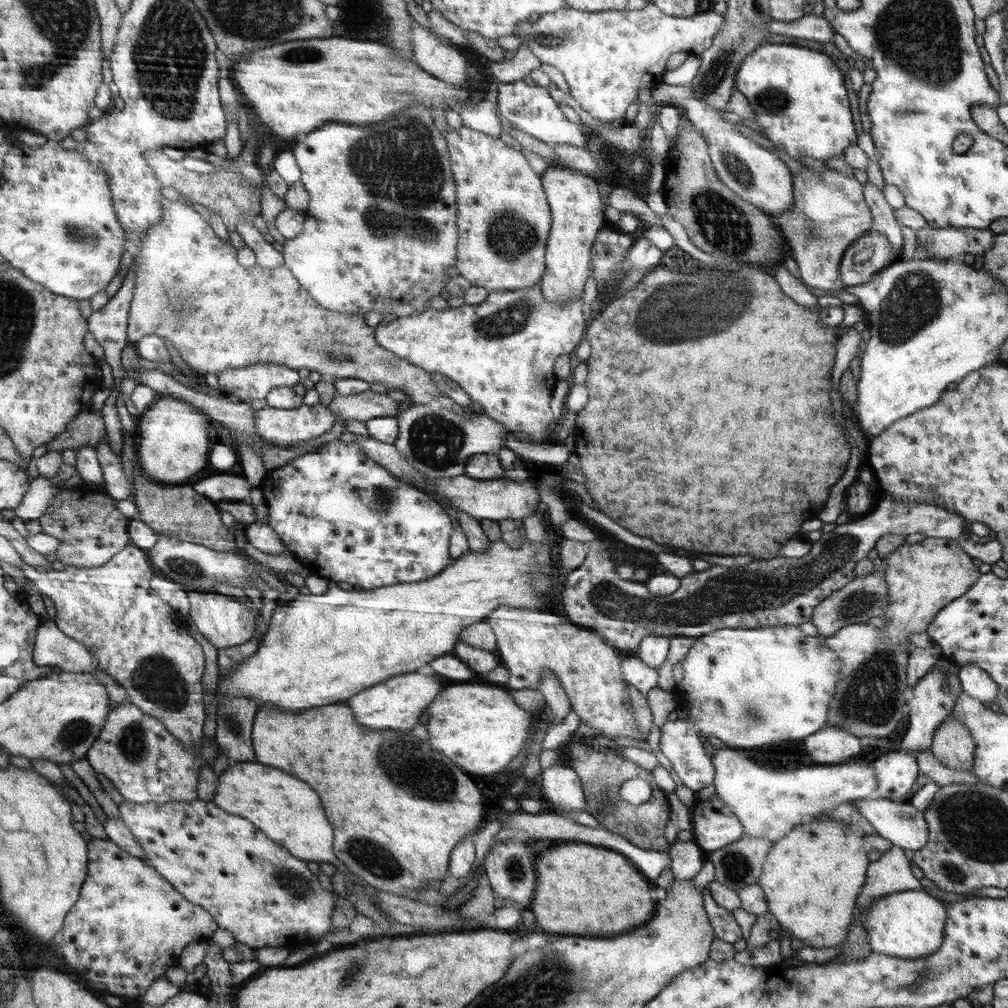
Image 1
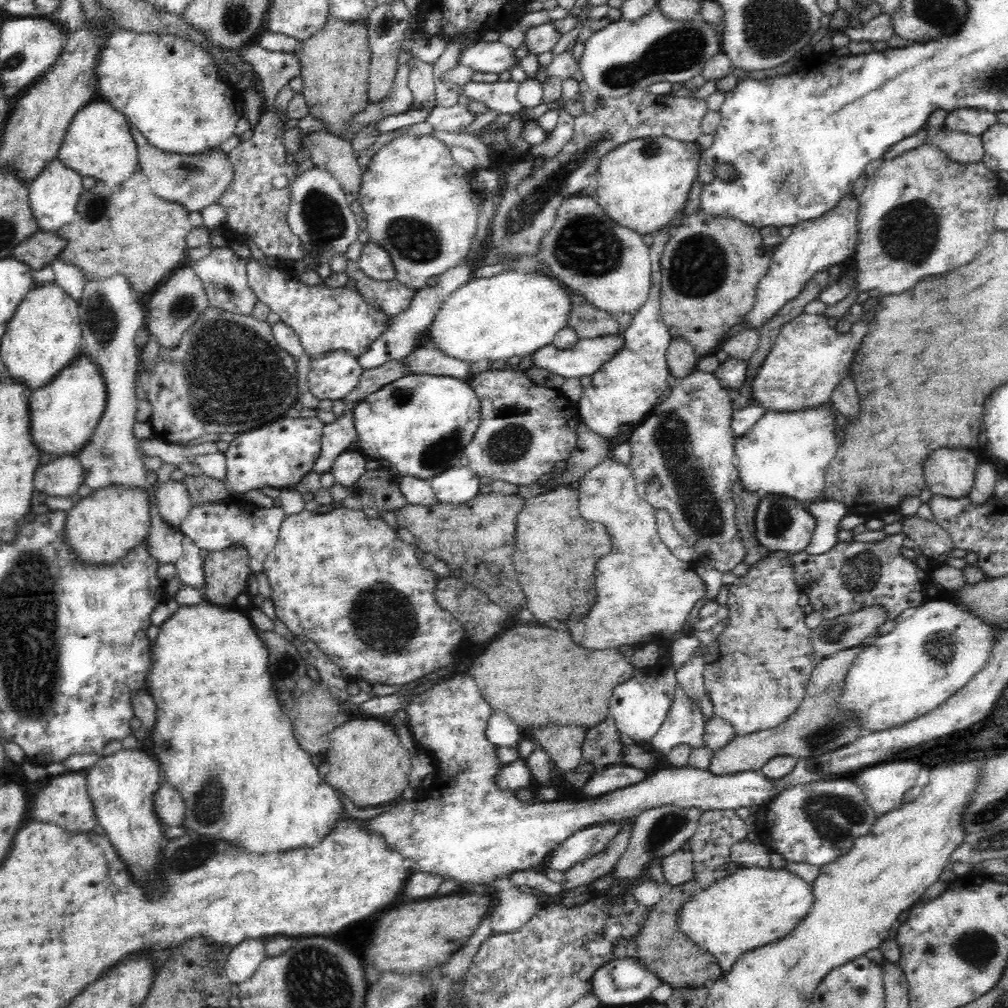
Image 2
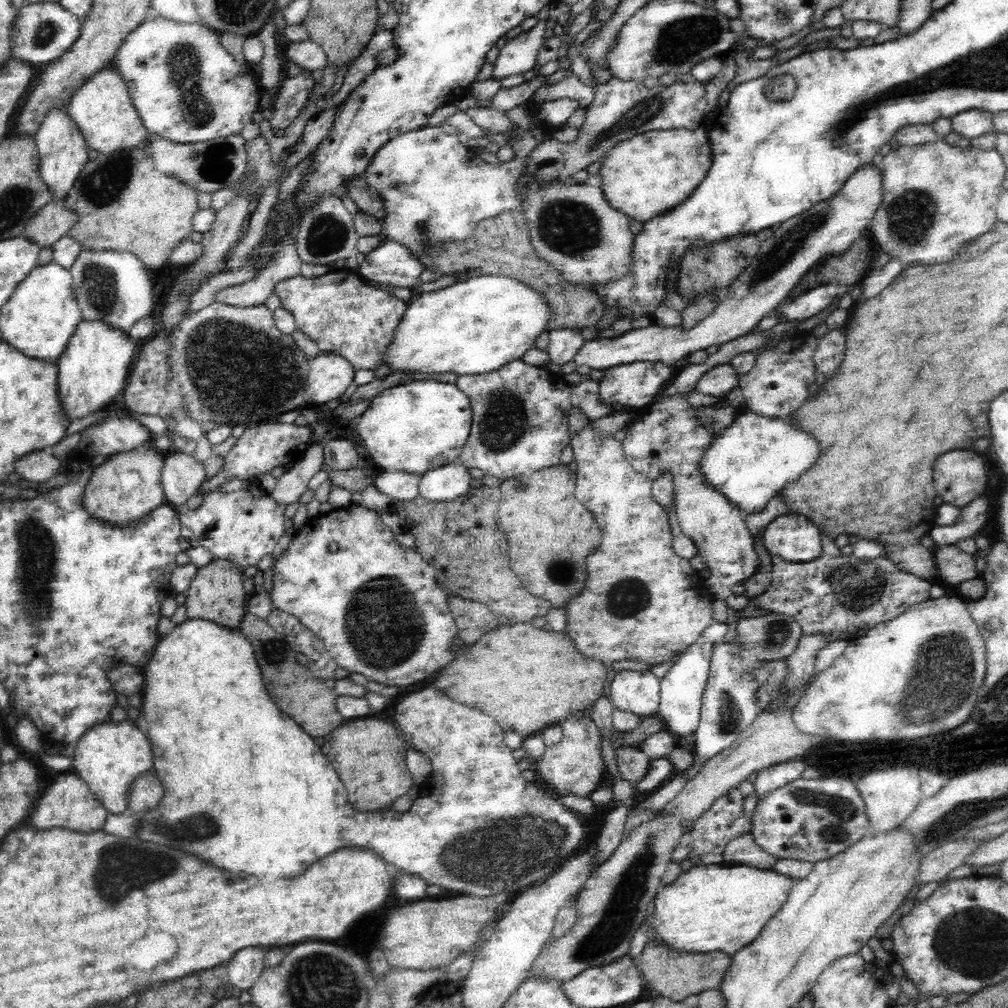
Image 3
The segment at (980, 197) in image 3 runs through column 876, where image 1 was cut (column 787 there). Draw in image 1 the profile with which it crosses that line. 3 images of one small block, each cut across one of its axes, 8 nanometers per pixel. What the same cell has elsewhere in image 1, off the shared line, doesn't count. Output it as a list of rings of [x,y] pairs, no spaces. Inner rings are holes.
[[[807,167],[801,173],[794,174],[793,207],[772,216],[773,222],[783,235],[790,256],[798,263],[800,278],[808,288],[833,292],[834,295],[845,292],[846,284],[840,280],[840,262],[846,250],[861,236],[866,235],[873,226],[873,214],[866,201],[862,184],[854,176],[848,176],[838,170],[830,169],[812,171]]]

